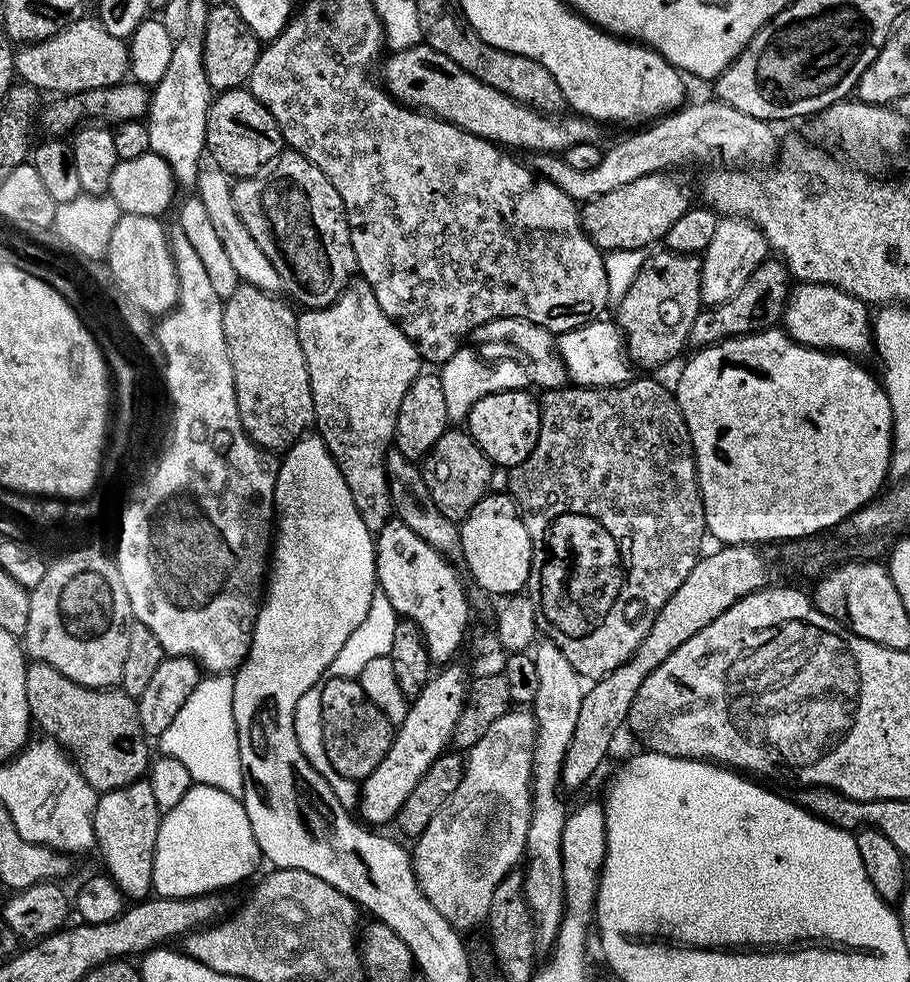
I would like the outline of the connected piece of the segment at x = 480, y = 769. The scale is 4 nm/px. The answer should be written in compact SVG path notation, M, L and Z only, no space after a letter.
M510 710L502 714L502 718L478 738L475 746L467 749L458 790L454 790L438 814L430 818L430 826L426 826L422 835L415 837L416 849L413 847L410 855L416 881L434 910L438 910L438 914L447 918L457 930L483 925L487 921L490 898L494 898L498 882L525 859L532 817L532 750L535 747L535 715L528 710Z

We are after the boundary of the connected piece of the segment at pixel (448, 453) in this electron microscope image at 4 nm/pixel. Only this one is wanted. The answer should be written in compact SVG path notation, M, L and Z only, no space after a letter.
M464 430L444 432L442 438L438 438L438 442L434 442L434 446L425 454L422 471L430 498L434 498L434 506L438 506L446 518L457 522L464 520L466 514L470 514L470 510L474 510L474 506L478 506L481 498L488 495L493 487L492 461Z

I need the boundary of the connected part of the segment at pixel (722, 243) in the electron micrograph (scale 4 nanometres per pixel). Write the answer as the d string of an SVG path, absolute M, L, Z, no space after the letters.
M739 218L721 219L718 230L714 230L714 238L710 246L702 253L700 262L700 298L705 305L715 306L726 302L726 298L734 298L738 290L754 274L754 270L769 255L768 239L761 234L755 224Z

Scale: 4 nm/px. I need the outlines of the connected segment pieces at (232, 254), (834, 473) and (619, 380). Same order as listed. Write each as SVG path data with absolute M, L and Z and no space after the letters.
M204 166L196 175L195 195L202 202L202 206L206 206L206 214L210 214L210 223L214 225L214 231L218 233L218 238L222 238L222 246L226 246L226 255L230 257L230 266L234 266L241 282L250 286L258 286L258 290L263 292L279 293L282 285L278 270L274 270L274 262L270 262L270 258L266 258L266 254L262 254L258 242L254 242L254 238L250 238L250 230L246 230L242 218L238 218L238 210L234 210L233 183L233 177L220 168Z
M779 327L768 328L764 332L752 332L748 336L735 336L711 344L709 348L693 351L691 355L680 372L680 381L674 384L674 395L680 403L692 439L702 506L706 514L706 532L711 539L713 536L714 539L720 540L716 542L724 546L730 544L764 546L767 540L800 542L805 538L812 538L815 532L820 532L823 528L835 529L848 516L853 516L858 509L877 499L878 493L885 487L884 479L889 479L892 467L892 411L890 398L884 393L883 383L868 384L868 372L860 362L847 354L830 352L822 348L808 348L792 339Z
M597 318L555 337L556 352L560 363L568 371L569 381L582 388L616 388L633 379L634 368L624 347L624 335L615 322L608 318Z

